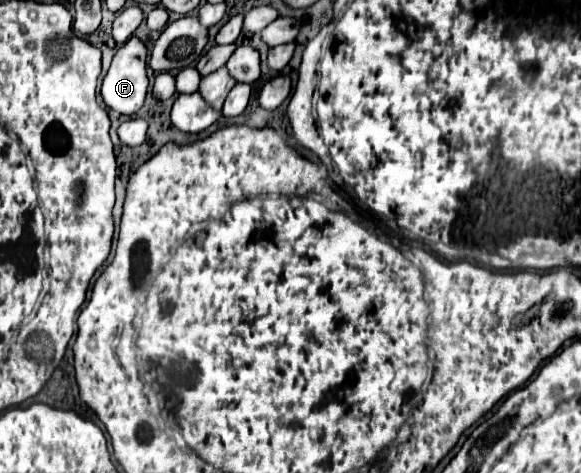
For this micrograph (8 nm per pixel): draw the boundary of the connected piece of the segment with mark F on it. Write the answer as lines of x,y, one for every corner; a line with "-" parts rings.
131,36
121,48
119,52
113,56
113,62
111,62
111,68
107,72
107,76
103,78
103,86
101,86
101,96
103,96
103,102
107,104
107,108
119,112
119,114
125,114
125,116
131,116
135,112
141,110
143,102
145,102
145,92
147,92
147,68
145,68
145,56
147,56
147,50
143,46
143,42
135,36

